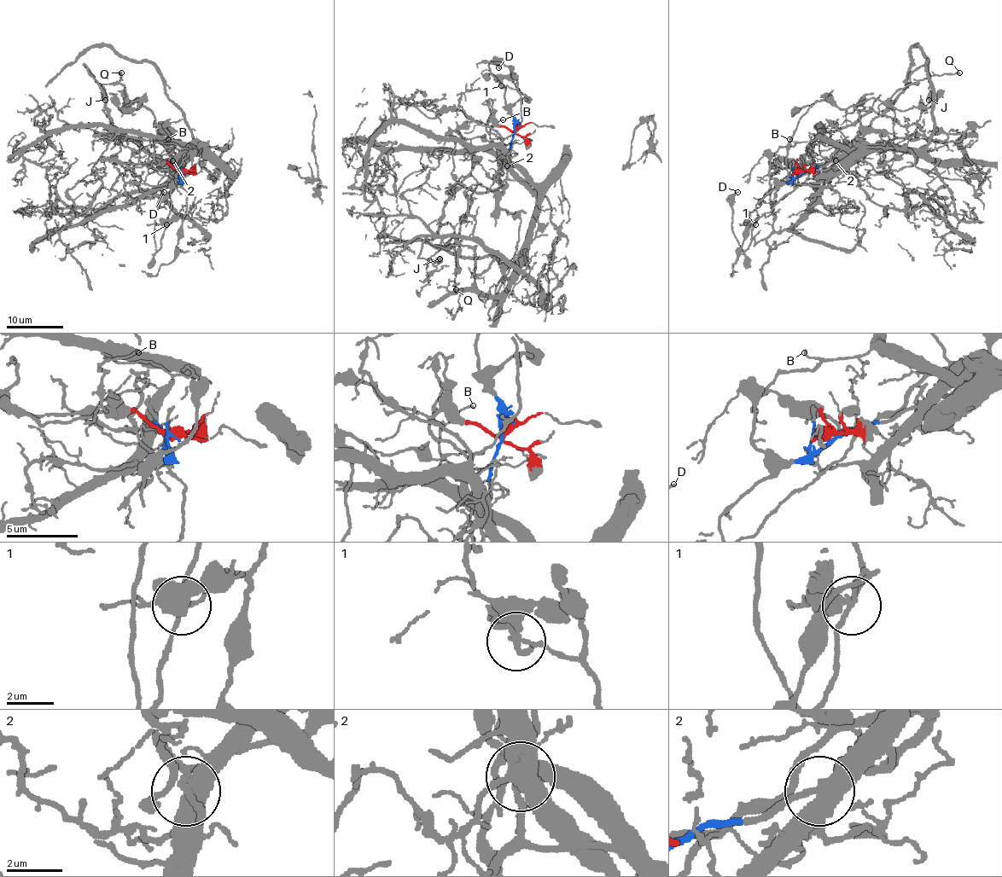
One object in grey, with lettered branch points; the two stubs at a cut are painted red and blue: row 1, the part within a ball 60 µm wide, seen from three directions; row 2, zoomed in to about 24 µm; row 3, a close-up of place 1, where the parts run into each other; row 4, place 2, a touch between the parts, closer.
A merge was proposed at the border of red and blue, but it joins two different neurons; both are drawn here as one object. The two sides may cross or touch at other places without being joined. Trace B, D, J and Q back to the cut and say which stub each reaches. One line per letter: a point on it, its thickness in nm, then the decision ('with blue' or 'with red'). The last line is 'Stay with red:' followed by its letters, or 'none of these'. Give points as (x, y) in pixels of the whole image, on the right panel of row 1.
B: place (789, 139); calibre 110 nm; with red
D: place (737, 192); calibre 340 nm; with blue
J: place (929, 100); calibre 650 nm; with blue
Q: place (959, 72); calibre 240 nm; with red
Stay with red: B, Q

